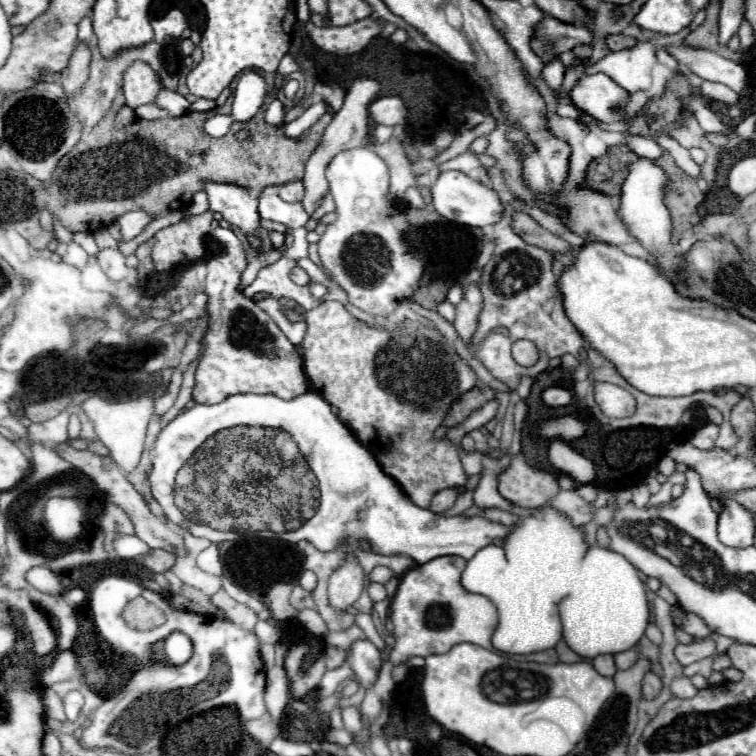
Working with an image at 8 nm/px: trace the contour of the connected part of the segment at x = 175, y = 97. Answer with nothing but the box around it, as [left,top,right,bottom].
[153,89,189,117]

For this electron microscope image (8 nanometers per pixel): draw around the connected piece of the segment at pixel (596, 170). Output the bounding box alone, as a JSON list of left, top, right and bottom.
[585,149,637,195]

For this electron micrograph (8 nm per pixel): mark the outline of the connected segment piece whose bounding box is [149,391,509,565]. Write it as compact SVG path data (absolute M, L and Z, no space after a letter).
M307 391L291 401L279 399L275 395L233 395L217 405L195 405L179 413L157 437L153 449L153 467L149 473L151 497L163 507L169 521L187 529L195 537L205 537L213 543L237 539L237 531L217 533L207 525L197 525L189 521L175 505L175 475L191 459L191 455L215 433L225 427L271 427L287 431L313 473L319 481L319 509L313 519L309 519L297 537L313 543L319 551L333 551L341 545L357 545L359 549L381 553L381 555L409 555L419 565L429 563L435 557L459 555L471 559L479 549L487 547L493 539L503 539L507 527L491 523L483 517L441 517L429 509L417 507L391 477L387 477L377 465L375 457L351 435L351 431L331 413L331 405L317 395Z

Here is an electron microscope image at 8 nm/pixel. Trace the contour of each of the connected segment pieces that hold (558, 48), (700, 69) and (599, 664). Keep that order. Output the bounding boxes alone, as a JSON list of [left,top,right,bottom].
[[533,17,593,57],[667,43,747,91],[591,655,617,677]]

